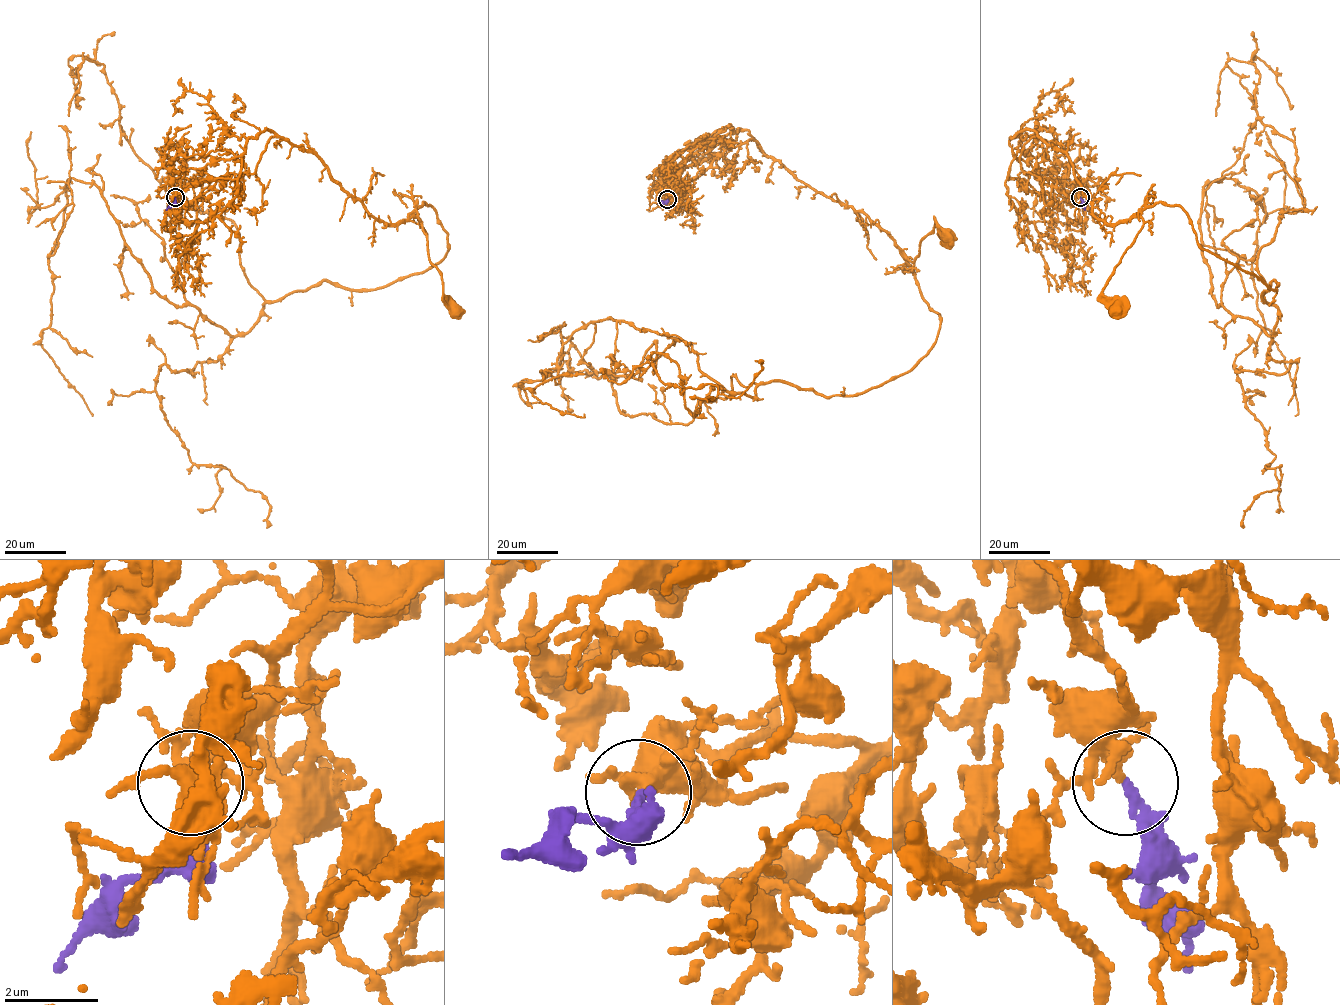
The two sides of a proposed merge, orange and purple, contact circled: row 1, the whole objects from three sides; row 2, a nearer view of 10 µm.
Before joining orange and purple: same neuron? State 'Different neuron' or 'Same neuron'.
Same neuron

